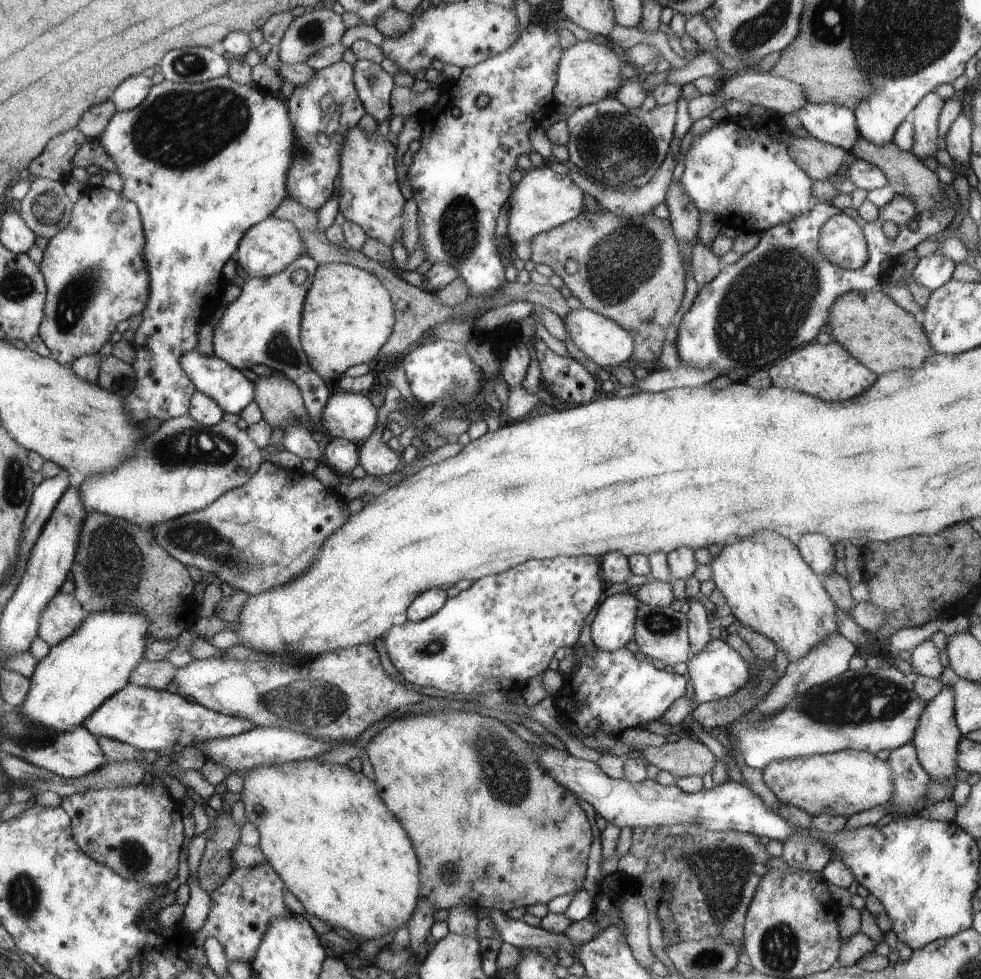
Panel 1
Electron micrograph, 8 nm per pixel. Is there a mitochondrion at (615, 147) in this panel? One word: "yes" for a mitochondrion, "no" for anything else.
yes

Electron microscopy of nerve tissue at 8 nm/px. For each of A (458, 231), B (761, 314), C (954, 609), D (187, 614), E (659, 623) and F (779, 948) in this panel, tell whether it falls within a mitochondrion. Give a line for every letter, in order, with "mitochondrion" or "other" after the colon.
A: mitochondrion
B: mitochondrion
C: other
D: other
E: mitochondrion
F: mitochondrion

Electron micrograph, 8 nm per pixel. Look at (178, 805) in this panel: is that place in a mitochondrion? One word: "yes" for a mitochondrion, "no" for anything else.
no

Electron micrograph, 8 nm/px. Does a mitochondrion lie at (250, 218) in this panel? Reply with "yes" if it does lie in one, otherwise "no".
no

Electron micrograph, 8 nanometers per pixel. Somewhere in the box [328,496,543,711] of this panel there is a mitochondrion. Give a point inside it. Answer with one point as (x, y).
(435, 646)

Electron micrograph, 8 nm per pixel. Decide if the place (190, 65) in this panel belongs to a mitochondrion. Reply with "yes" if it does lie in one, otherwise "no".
yes

